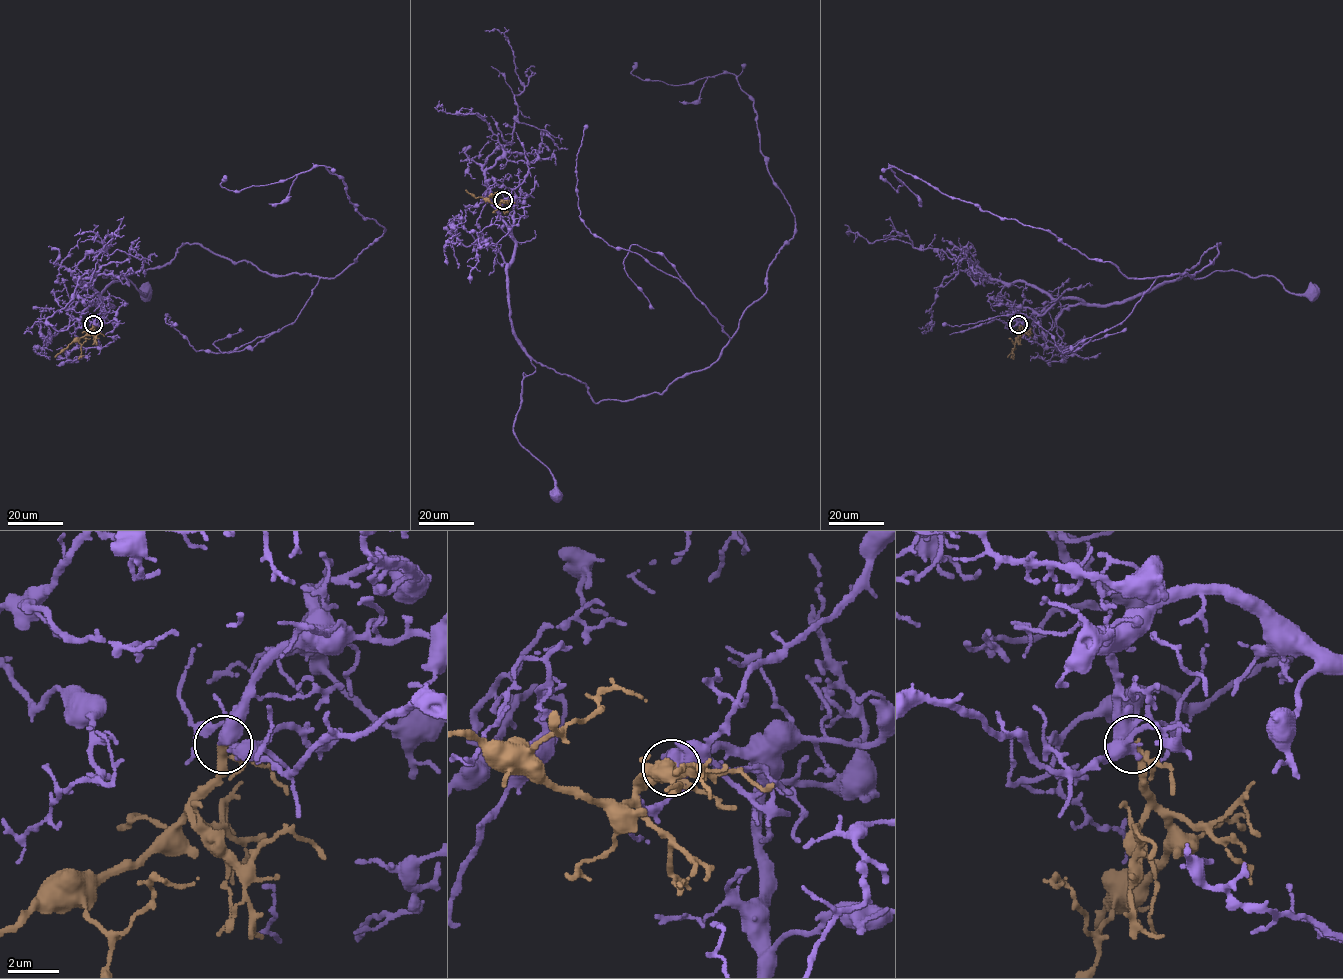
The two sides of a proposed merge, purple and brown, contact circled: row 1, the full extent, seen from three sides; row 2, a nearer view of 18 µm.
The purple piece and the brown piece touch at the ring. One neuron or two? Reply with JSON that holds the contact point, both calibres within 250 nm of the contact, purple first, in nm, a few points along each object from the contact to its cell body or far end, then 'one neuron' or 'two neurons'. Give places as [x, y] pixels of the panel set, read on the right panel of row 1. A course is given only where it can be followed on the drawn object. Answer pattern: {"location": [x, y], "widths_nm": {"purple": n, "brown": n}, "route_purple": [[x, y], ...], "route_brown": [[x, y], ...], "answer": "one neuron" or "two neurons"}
{"location": [1018, 324], "widths_nm": {"purple": 360, "brown": 260}, "route_purple": [[1018, 323], [1022, 308], [1044, 314], [1060, 299], [1124, 303], [1216, 271], [1273, 275], [1293, 293], [1312, 291]], "route_brown": [[1018, 323], [1022, 335], [1007, 357]], "answer": "one neuron"}

